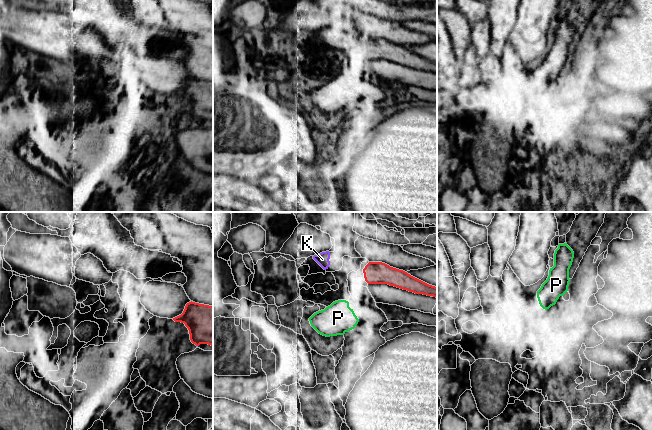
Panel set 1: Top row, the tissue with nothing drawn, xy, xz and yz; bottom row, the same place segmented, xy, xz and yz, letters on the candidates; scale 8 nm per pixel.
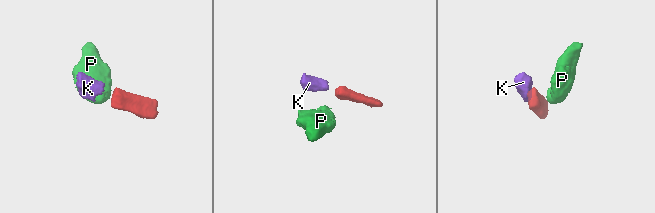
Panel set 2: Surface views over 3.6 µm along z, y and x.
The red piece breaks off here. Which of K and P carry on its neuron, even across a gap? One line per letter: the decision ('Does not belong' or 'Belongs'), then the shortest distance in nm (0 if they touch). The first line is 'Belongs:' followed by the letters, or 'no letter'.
Belongs: K
K: Belongs. Distance 280 nm
P: Does not belong. Distance 220 nm

